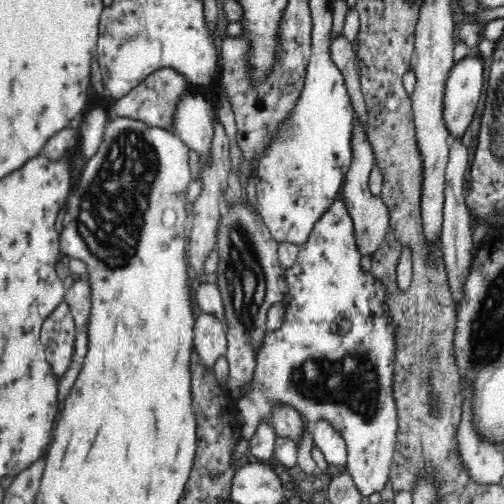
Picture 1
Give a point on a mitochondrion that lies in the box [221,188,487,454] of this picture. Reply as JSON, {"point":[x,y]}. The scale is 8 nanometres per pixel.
{"point":[353,382]}

